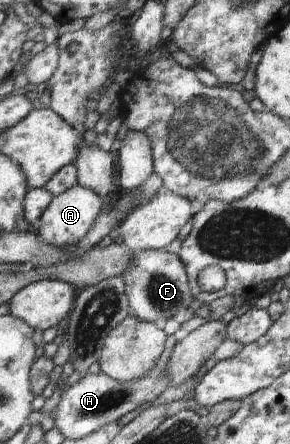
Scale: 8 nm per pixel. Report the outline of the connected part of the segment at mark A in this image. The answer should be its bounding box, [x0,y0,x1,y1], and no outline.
[37,184,103,248]

